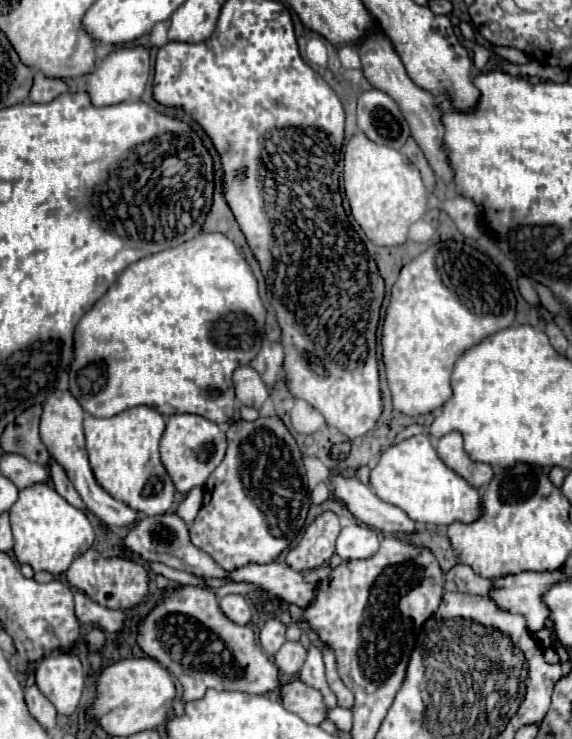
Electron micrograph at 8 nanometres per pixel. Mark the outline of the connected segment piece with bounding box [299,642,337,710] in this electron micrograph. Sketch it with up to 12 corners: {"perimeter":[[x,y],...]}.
{"perimeter":[[309,644],[299,678],[323,692],[327,708],[335,708],[335,696],[325,682],[323,652]]}

